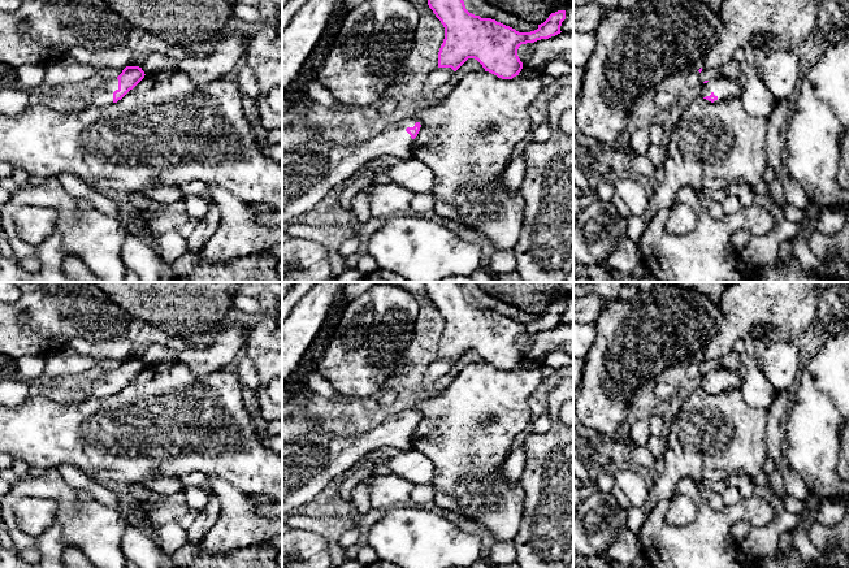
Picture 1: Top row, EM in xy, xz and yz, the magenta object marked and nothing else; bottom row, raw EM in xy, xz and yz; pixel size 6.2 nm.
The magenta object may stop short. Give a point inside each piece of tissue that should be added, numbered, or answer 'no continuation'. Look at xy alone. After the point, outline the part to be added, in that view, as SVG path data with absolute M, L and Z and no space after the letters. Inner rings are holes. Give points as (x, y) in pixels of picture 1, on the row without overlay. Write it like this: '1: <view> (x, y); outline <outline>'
1: xy (100, 384); outline M98 370L90 376L88 382L83 386L85 395L104 398L113 394L113 383L118 381L118 370Z

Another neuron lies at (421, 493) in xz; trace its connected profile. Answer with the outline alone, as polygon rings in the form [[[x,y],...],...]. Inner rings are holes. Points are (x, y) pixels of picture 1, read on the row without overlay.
[[[417,484],[411,491],[411,503],[424,504],[434,502],[436,490],[432,484]]]

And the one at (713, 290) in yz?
[[[654,282],[662,285],[676,285],[680,287],[690,289],[706,295],[711,302],[719,303],[725,289],[732,282]]]

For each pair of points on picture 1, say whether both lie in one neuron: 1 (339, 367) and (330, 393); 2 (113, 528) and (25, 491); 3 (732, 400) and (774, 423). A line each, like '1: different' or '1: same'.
1: different
2: same
3: different

